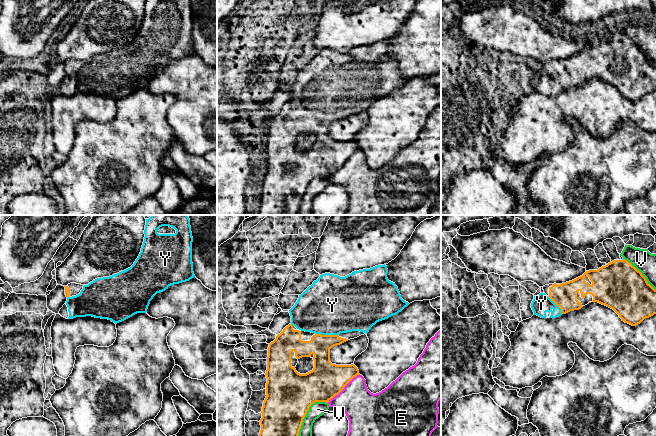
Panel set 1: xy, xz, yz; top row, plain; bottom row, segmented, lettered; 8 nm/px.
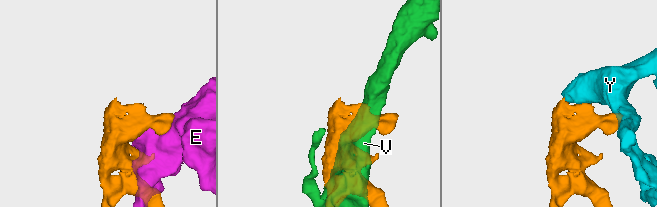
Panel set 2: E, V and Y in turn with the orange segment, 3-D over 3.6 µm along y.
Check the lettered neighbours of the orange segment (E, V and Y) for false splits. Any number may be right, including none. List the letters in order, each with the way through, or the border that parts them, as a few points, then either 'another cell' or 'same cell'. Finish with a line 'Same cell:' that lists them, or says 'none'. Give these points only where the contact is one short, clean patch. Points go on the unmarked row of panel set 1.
E: another cell
V: another cell
Y: same cell
Same cell: Y

